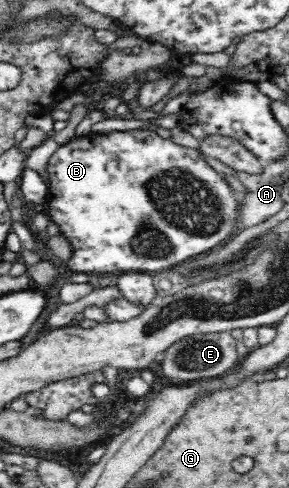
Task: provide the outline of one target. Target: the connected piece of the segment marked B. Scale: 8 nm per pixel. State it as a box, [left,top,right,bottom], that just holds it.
[42,128,239,275]

